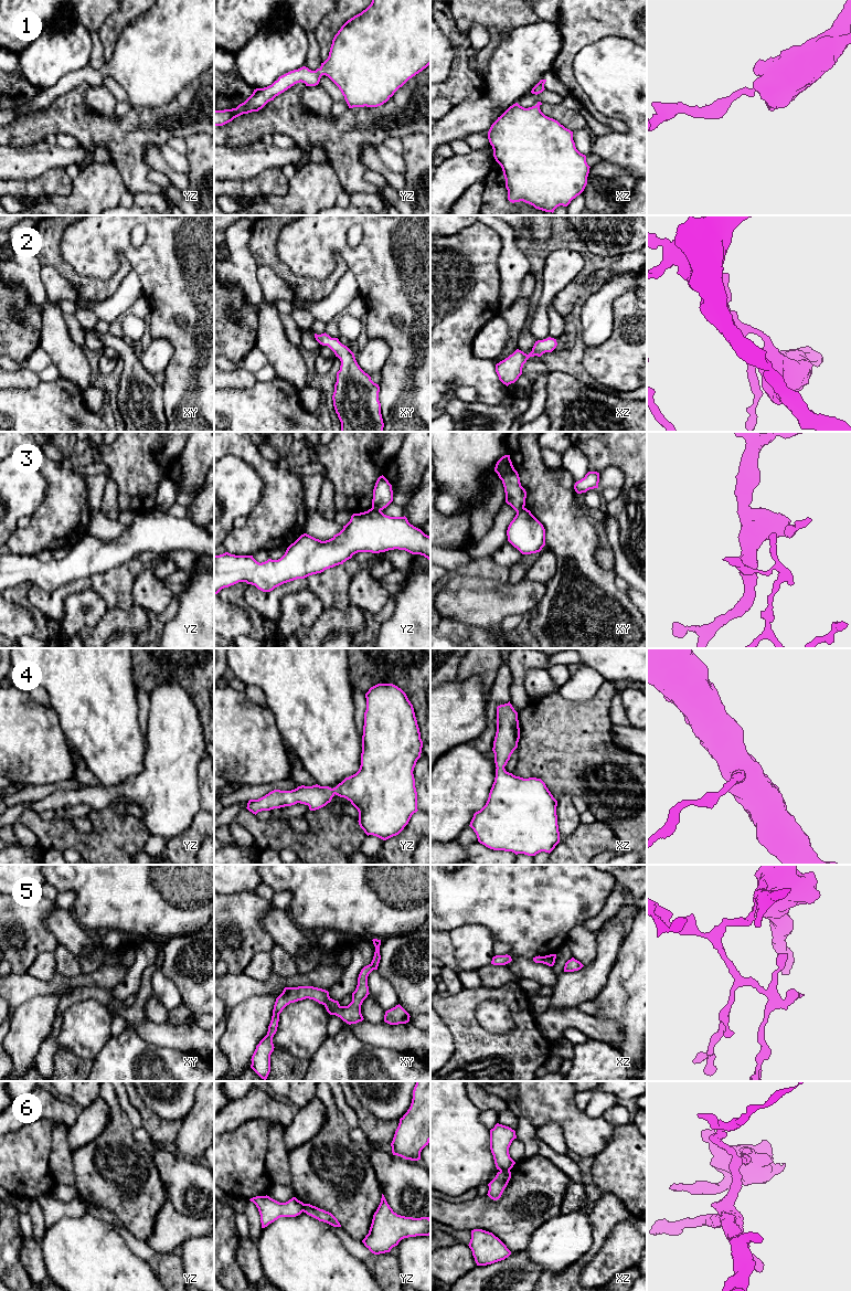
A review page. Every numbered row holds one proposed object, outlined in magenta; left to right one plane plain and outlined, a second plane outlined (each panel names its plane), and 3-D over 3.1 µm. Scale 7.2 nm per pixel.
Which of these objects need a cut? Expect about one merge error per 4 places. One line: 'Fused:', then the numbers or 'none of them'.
Fused: 3, 5, 6

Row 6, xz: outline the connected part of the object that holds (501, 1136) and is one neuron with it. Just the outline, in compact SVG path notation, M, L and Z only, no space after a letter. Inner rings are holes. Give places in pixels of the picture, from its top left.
M497 1123L490 1130L490 1150L497 1170L511 1170L515 1164L509 1154L509 1147L514 1139L517 1139L515 1131L509 1126Z

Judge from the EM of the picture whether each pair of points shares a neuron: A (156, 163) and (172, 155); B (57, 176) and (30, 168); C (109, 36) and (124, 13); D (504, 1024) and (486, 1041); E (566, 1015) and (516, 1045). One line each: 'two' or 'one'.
A: two
B: two
C: one
D: two
E: two

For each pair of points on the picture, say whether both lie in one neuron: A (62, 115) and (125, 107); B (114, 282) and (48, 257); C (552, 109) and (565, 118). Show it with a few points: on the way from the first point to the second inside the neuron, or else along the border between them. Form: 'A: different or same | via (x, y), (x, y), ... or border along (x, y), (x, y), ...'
A: different | border along (131, 107), (120, 117), (114, 114)
B: same | via (97, 286), (85, 286), (64, 268)
C: same | via (555, 110), (562, 115)

